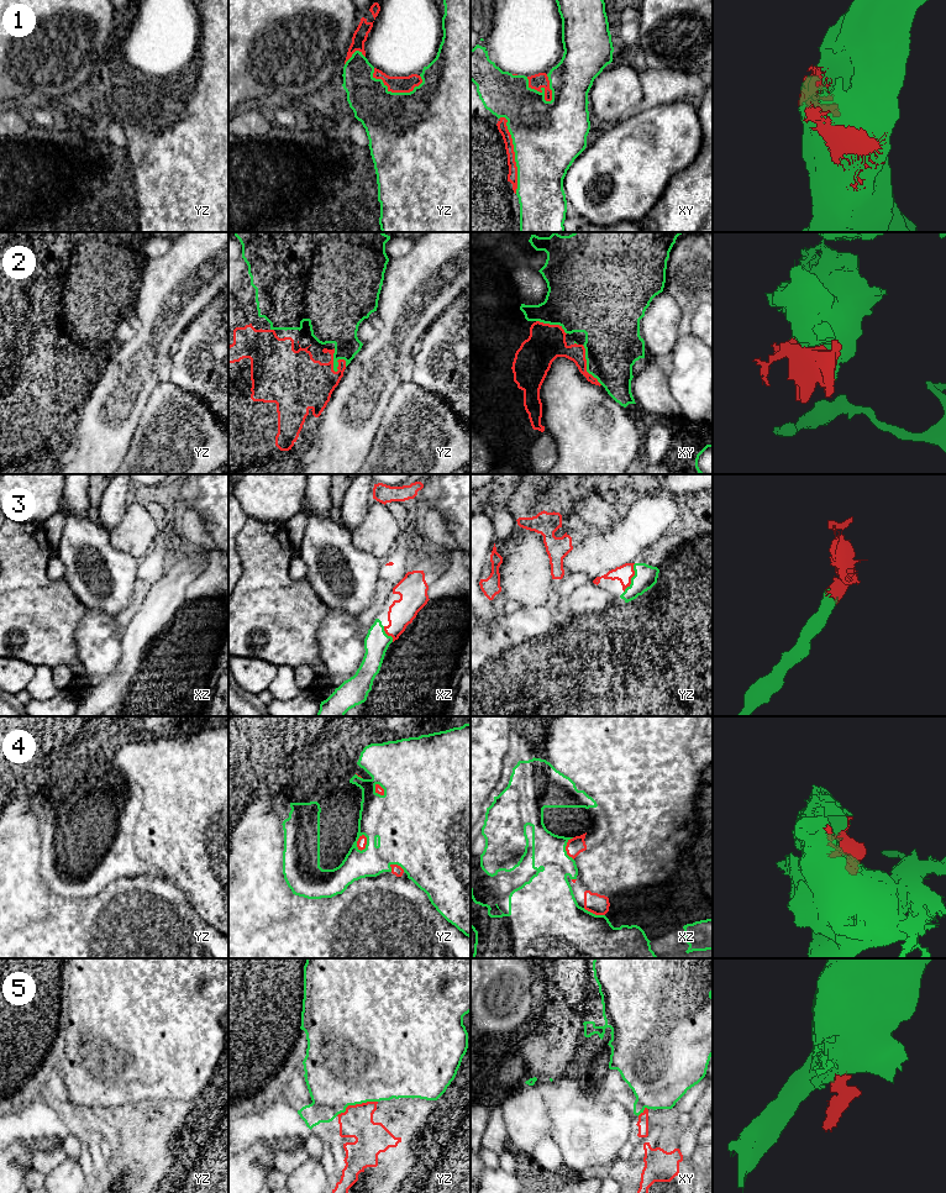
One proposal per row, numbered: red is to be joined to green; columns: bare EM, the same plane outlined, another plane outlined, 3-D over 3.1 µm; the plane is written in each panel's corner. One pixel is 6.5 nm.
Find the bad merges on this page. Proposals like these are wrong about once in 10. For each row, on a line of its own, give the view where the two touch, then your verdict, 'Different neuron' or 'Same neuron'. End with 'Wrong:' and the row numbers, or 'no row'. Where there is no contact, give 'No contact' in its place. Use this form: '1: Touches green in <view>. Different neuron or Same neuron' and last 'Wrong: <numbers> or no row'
1: Touches green in xy. Same neuron
2: Touches green in yz. Same neuron
3: Touches green in yz. Same neuron
4: Touches green in yz. Same neuron
5: Touches green in yz. Same neuron
Wrong: no row

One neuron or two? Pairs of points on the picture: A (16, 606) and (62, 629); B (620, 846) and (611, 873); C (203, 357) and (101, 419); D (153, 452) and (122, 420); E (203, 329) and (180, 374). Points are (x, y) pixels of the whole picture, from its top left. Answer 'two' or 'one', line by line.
A: one
B: one
C: two
D: two
E: one

